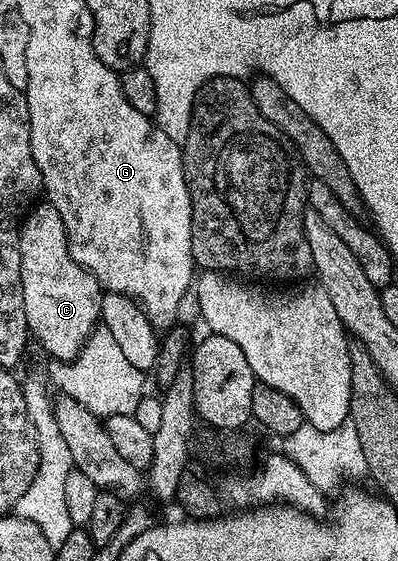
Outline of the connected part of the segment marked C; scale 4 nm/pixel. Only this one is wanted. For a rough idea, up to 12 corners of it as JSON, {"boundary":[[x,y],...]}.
{"boundary":[[63,216],[21,223],[30,335],[72,362],[99,326],[103,287],[71,256]]}

